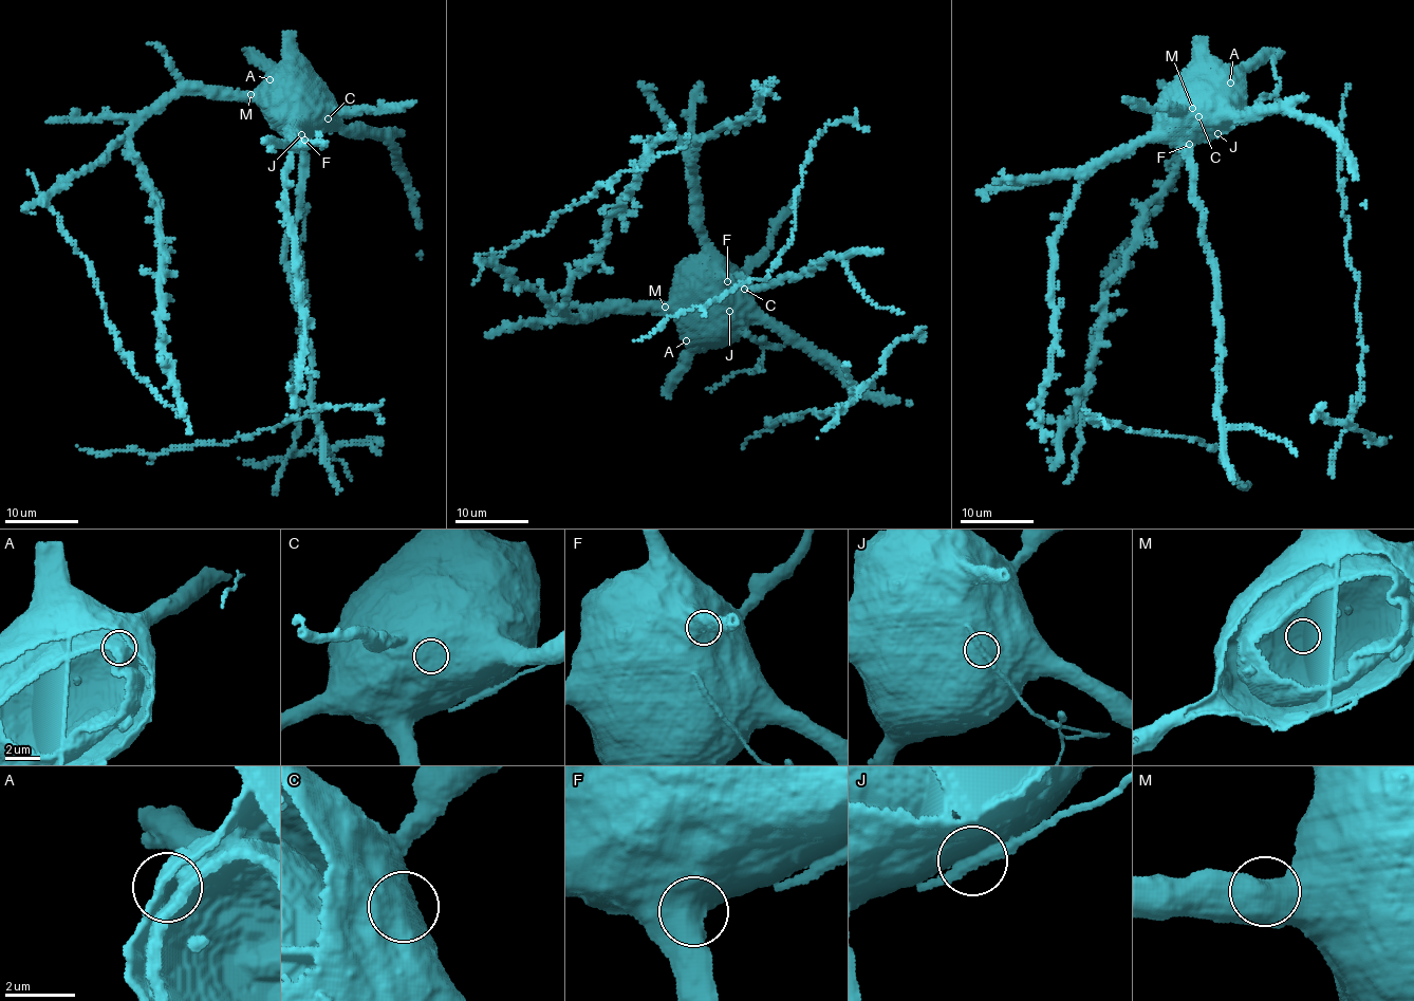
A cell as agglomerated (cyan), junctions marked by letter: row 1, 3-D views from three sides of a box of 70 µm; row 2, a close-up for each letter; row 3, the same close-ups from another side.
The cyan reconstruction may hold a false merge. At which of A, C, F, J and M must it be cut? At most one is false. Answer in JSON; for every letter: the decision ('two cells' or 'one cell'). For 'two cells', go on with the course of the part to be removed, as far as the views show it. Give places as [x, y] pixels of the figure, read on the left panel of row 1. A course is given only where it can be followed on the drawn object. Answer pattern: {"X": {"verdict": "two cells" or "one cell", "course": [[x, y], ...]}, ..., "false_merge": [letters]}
{"A": {"verdict": "one cell"}, "C": {"verdict": "one cell"}, "F": {"verdict": "one cell"}, "J": {"verdict": "two cells", "course": [[301, 134], [323, 128], [333, 114], [317, 78], [285, 59]]}, "M": {"verdict": "one cell"}, "false_merge": ["J"]}

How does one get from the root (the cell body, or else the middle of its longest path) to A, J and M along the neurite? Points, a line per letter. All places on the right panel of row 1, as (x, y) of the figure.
A: (1173, 102), (1191, 84), (1230, 82)
J: (1173, 102), (1173, 110), (1188, 123), (1208, 133), (1216, 134)
M: (1173, 102), (1192, 108)

